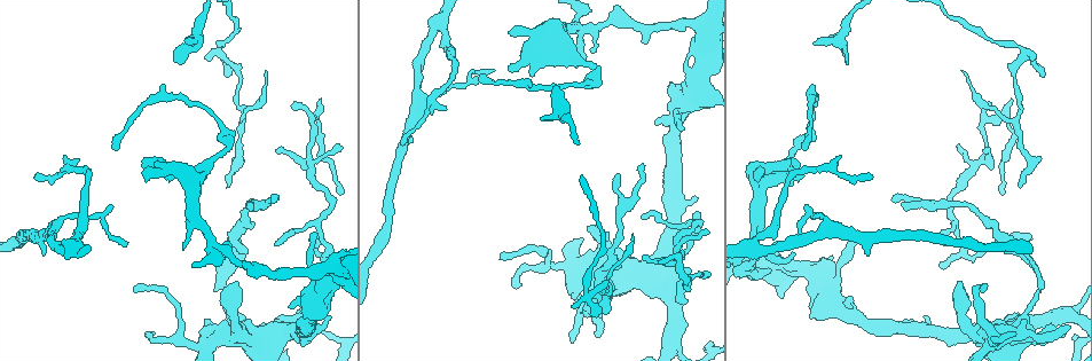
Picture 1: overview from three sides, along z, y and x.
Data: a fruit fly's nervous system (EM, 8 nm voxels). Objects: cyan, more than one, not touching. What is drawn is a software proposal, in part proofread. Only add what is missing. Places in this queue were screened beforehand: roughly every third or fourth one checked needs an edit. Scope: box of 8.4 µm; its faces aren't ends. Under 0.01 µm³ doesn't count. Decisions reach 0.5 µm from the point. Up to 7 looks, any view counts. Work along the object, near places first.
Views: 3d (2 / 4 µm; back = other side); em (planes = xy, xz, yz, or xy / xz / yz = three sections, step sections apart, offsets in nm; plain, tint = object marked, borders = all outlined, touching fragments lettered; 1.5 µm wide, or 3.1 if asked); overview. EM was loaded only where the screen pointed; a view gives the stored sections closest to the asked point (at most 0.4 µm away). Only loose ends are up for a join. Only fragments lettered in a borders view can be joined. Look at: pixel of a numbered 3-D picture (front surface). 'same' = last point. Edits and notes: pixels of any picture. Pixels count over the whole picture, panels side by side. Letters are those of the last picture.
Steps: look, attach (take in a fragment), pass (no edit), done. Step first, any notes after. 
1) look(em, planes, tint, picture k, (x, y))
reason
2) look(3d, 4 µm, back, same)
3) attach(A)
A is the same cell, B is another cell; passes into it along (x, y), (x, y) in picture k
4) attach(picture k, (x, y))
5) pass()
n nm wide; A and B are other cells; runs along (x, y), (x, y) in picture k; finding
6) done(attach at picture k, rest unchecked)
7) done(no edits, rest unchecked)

look(em, planes, borders, picture 1, (799, 167))
free end

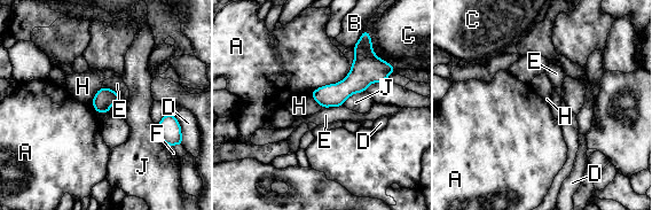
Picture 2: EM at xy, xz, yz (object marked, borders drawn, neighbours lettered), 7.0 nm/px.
pass()
A, B, C, D, E, F, H and J are other cells; none of them fits

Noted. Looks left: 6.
look(3d, 2 µm, picture 1, (225, 75))
free end

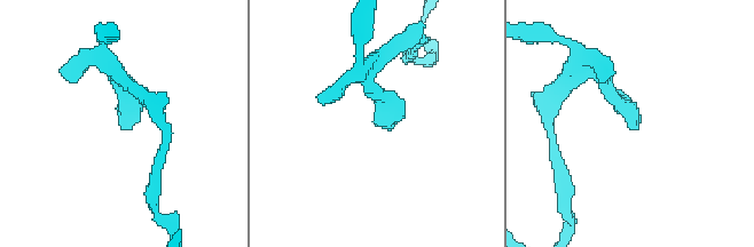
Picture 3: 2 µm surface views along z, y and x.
look(em, planes, borders, picture 3, (636, 126))
shape alone is not enough

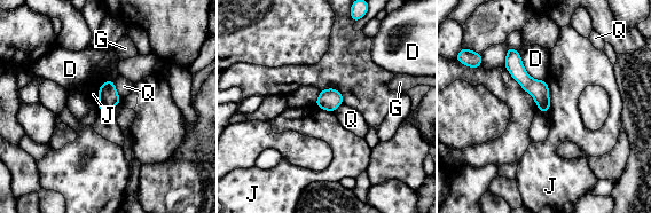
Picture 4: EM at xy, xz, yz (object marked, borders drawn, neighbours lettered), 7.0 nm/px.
pass()
D touches over 300 nm; D, G, J and Q are other cells; none of them fits

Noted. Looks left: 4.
look(em, planes, borders, picture 1, (959, 281))
an open end

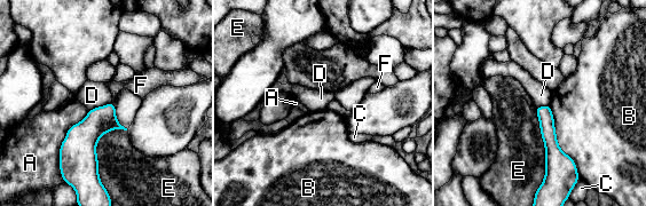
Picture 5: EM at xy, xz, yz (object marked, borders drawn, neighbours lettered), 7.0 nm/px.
pass()
B touches over 500 nm; A, B, C, D, E and F are other cells; runs along (544, 108), (551, 144), (549, 171) in picture 5; no lettered fragment goes on from it

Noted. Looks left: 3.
done(no edits, rest unchecked)

